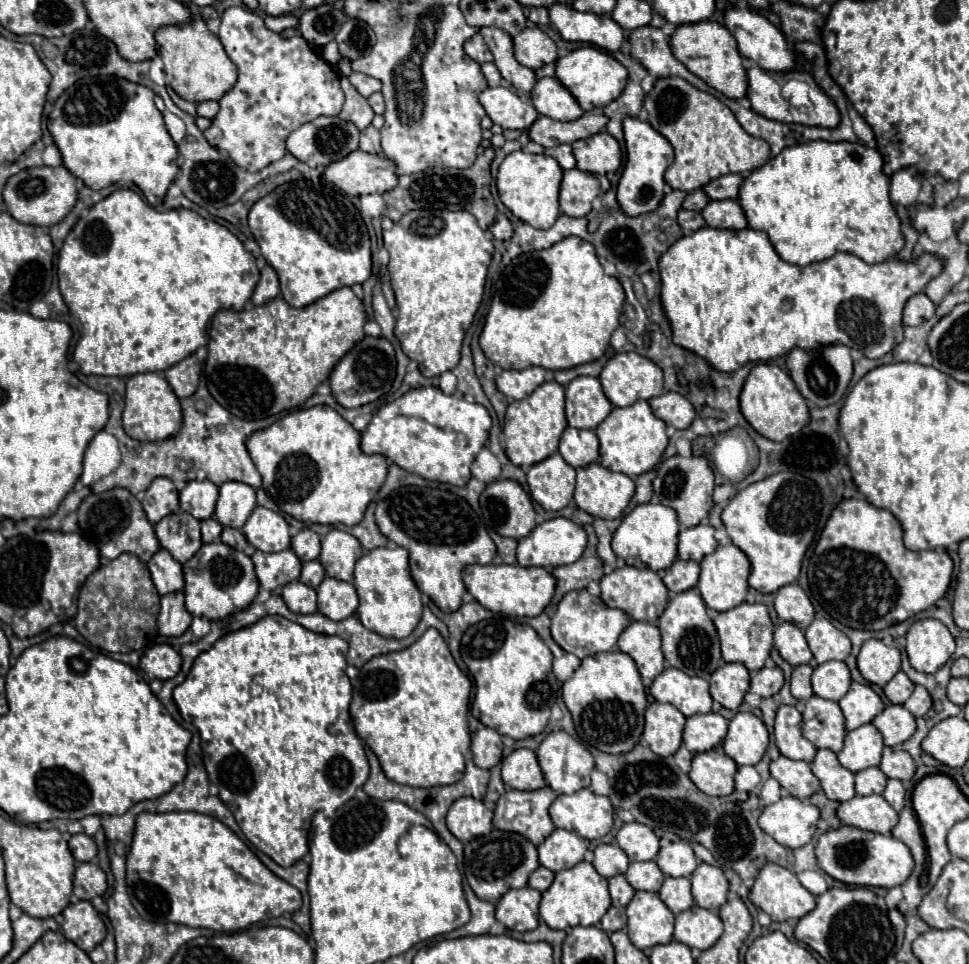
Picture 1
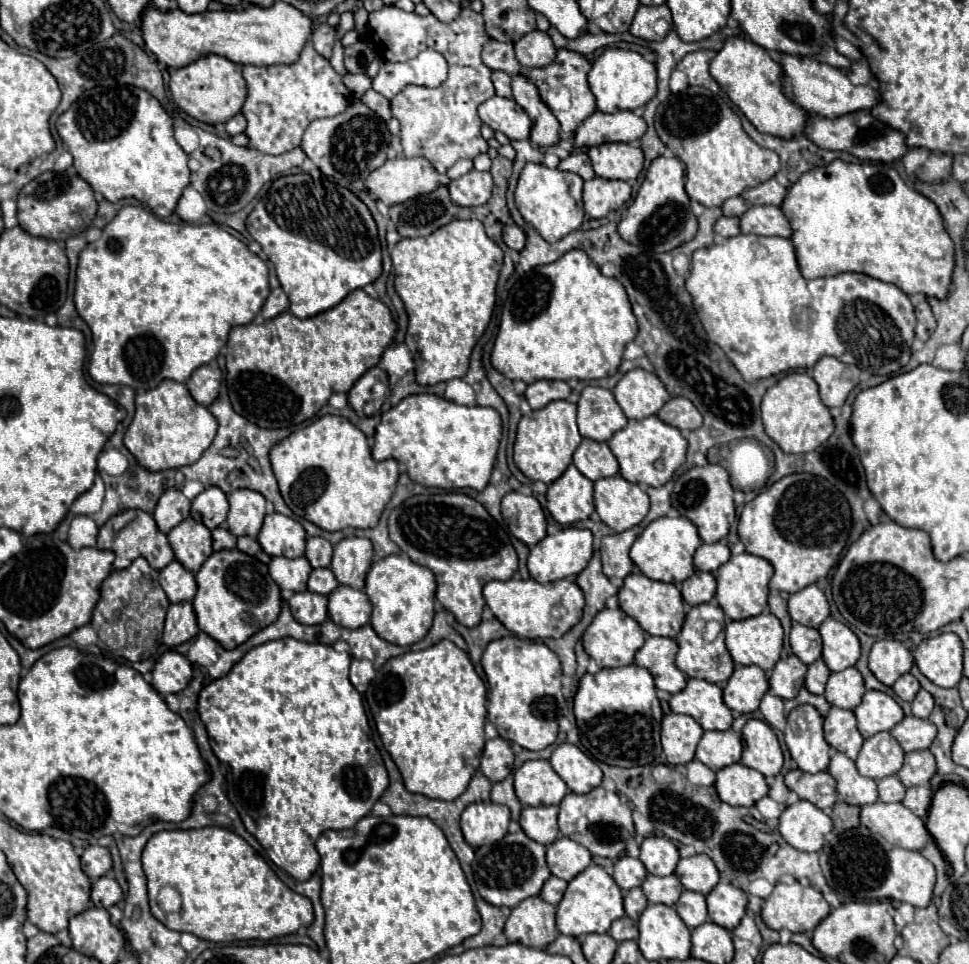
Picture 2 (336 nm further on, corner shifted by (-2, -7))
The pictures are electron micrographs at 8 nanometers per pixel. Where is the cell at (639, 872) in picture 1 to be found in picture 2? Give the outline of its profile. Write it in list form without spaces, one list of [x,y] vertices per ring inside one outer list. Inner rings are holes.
[[[648,875],[642,891],[648,899],[648,903],[664,903],[664,905],[674,905],[682,891],[684,885],[678,881],[676,875],[668,875],[668,877],[656,877],[656,875]]]

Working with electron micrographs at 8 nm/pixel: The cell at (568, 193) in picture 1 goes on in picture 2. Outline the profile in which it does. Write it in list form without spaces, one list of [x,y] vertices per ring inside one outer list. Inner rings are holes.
[[[594,177],[584,183],[584,211],[592,219],[602,219],[610,211],[620,209],[630,199],[630,185],[626,181],[610,181]]]

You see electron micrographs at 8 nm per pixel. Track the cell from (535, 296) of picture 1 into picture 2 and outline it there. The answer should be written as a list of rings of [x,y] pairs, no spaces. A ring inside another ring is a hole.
[[[568,251],[558,261],[528,271],[510,291],[504,303],[500,331],[492,349],[492,365],[508,379],[534,383],[542,379],[602,379],[618,371],[624,347],[638,335],[636,317],[632,313],[626,289],[618,279],[604,277],[590,257],[580,251]]]

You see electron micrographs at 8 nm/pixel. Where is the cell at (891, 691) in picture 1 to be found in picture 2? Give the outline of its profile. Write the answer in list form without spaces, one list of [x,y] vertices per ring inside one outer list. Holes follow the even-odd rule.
[[[906,673],[906,675],[902,675],[902,677],[892,685],[892,689],[894,689],[894,693],[896,693],[900,699],[904,699],[904,701],[914,701],[916,693],[920,691],[920,683],[918,683],[918,679],[916,679],[914,675]]]

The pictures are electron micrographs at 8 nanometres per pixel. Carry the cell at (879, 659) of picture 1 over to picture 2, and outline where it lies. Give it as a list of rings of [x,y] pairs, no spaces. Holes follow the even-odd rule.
[[[882,639],[872,645],[870,659],[868,659],[870,671],[884,683],[884,685],[894,685],[894,681],[908,673],[914,665],[914,657],[906,645],[900,641],[890,641]]]

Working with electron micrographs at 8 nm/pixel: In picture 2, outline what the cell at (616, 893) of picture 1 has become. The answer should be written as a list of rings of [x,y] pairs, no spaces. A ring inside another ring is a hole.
[[[634,887],[630,891],[624,891],[624,909],[626,909],[626,915],[632,921],[638,921],[640,913],[646,909],[646,905],[648,905],[648,901],[638,887]]]

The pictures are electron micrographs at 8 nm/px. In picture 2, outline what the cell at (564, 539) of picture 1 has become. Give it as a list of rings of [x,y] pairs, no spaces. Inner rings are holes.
[[[549,525],[547,534],[538,545],[530,549],[528,557],[528,571],[534,581],[538,583],[550,583],[558,579],[566,579],[570,575],[578,575],[580,571],[586,569],[588,561],[592,559],[592,533],[590,529],[578,529],[578,527],[561,527]]]

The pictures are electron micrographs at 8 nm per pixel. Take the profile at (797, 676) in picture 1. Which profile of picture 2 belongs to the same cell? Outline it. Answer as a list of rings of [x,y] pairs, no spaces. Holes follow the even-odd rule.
[[[822,659],[814,661],[812,665],[808,665],[808,673],[806,673],[806,681],[804,687],[814,693],[814,695],[822,695],[826,689],[826,681],[830,677],[830,669],[826,667],[826,663]]]

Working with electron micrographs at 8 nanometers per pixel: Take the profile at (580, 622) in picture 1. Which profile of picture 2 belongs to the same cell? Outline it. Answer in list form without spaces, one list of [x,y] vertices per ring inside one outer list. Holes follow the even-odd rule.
[[[602,609],[582,637],[586,653],[598,663],[598,667],[622,667],[634,663],[634,655],[644,645],[644,639],[644,629],[620,609]]]

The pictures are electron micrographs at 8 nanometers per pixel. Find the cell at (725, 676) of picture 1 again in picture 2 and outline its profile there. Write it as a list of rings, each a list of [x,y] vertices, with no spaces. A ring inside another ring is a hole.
[[[736,667],[724,687],[724,703],[738,713],[752,713],[758,709],[768,691],[768,677],[760,667]]]

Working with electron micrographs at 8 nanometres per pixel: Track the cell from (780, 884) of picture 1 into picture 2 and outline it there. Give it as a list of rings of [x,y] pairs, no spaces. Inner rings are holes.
[[[798,881],[776,883],[772,895],[762,905],[762,921],[774,931],[812,931],[828,913],[830,905],[822,893],[810,885],[802,887]]]

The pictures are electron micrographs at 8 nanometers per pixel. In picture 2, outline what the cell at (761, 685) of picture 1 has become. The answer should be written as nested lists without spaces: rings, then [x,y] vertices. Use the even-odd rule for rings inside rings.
[[[788,655],[786,659],[780,659],[770,675],[770,691],[772,695],[778,695],[782,699],[794,699],[804,685],[806,665],[796,657]]]

